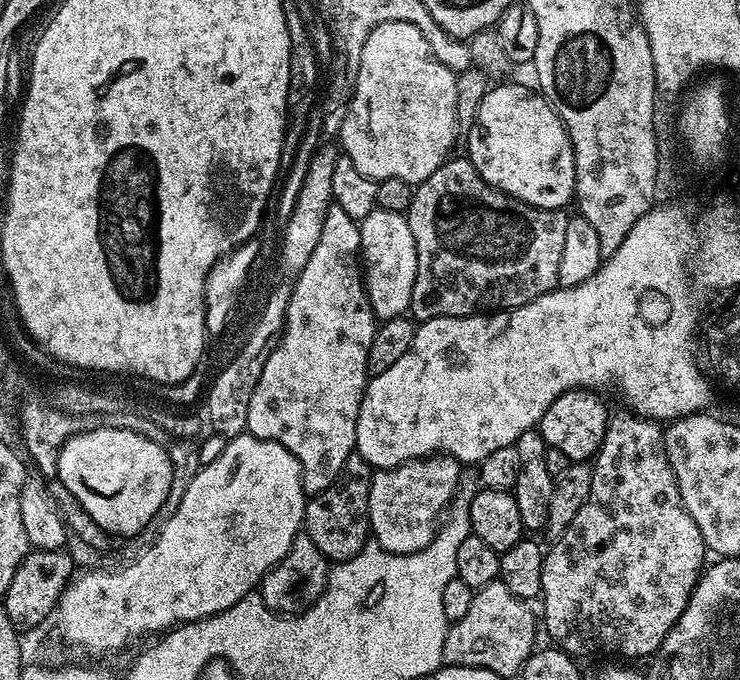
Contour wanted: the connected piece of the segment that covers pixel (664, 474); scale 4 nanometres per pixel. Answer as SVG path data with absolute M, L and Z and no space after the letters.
M623 410L617 414L609 415L606 434L600 443L600 450L594 457L592 470L592 481L590 482L590 494L586 502L582 502L582 510L574 514L574 522L566 526L562 535L551 541L552 549L549 547L544 554L544 565L542 566L542 590L539 599L544 600L544 616L542 612L542 628L548 631L548 636L553 645L560 651L568 653L573 658L580 656L592 656L596 651L617 652L620 656L648 656L651 652L659 653L661 644L666 638L667 632L675 628L679 616L686 610L688 599L695 590L700 575L706 568L706 549L702 530L694 526L694 518L684 508L680 497L680 491L674 478L674 470L668 465L664 457L662 447L662 428L649 422L646 416L637 416L631 411Z

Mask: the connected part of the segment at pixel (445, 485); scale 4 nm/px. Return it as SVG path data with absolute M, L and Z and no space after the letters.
M447 454L405 460L396 468L373 471L368 499L368 527L375 543L396 556L405 556L426 547L436 536L442 513L451 505L459 489L461 475L460 461Z

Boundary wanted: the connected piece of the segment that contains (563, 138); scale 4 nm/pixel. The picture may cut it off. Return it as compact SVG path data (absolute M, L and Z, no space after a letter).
M502 82L497 86L489 87L488 96L482 98L482 106L480 107L480 113L474 118L474 126L470 133L470 139L472 139L472 153L470 153L470 159L472 165L480 169L480 176L488 184L494 184L496 189L500 192L507 192L511 194L515 200L527 200L530 206L535 208L559 208L561 210L567 209L570 201L576 195L576 155L572 149L572 140L568 136L568 131L564 129L564 123L560 121L560 115L555 112L552 105L544 99L543 95L539 91L532 91L526 89L525 86L515 85L505 88Z

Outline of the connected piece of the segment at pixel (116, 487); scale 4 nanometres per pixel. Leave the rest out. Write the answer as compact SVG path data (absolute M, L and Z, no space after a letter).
M135 427L126 429L96 429L80 432L68 439L58 454L57 474L55 479L59 487L69 492L79 503L84 512L88 512L98 527L109 537L139 537L150 518L161 509L162 502L170 494L170 484L174 477L169 449L158 441L135 432Z

